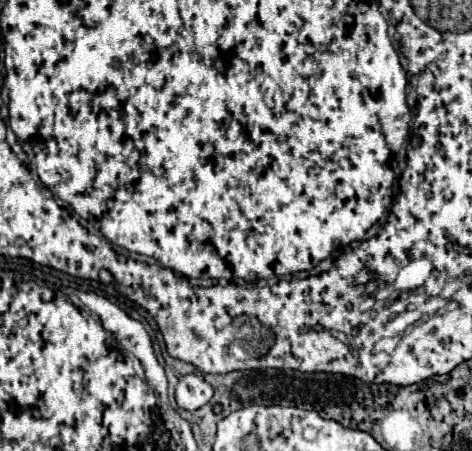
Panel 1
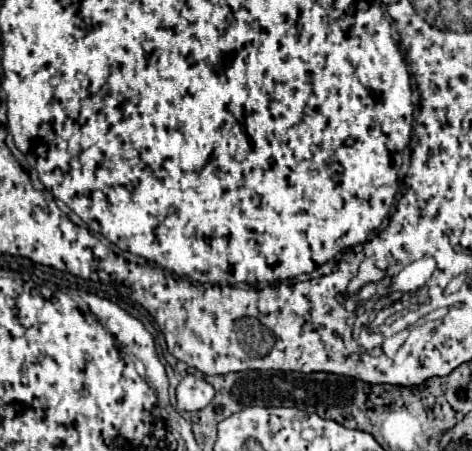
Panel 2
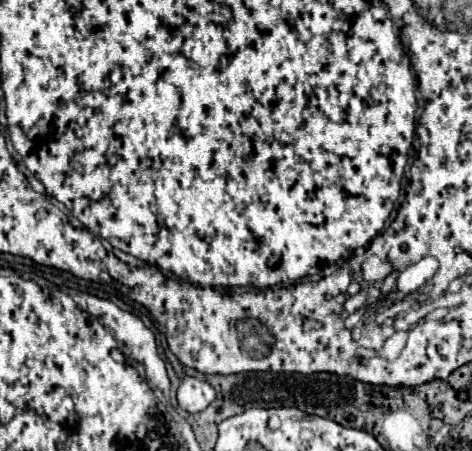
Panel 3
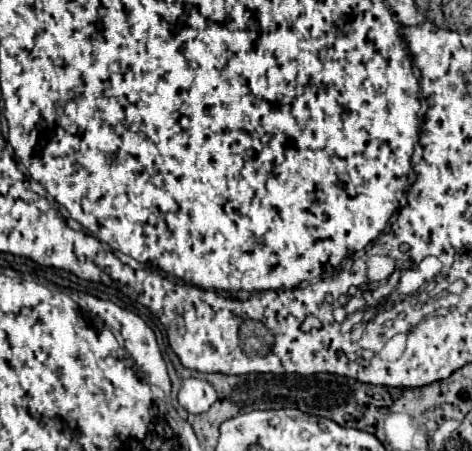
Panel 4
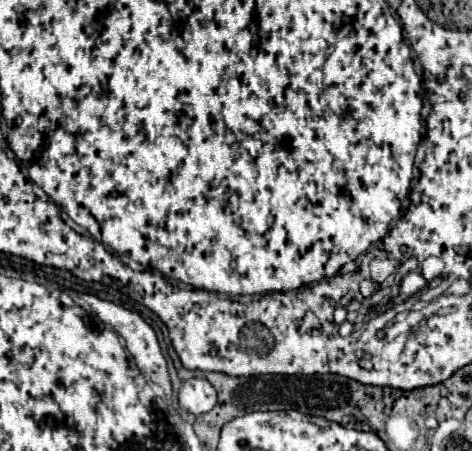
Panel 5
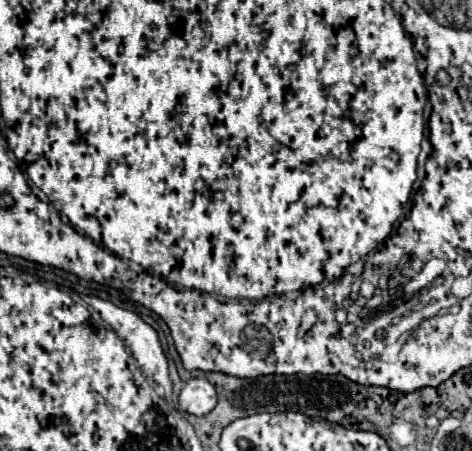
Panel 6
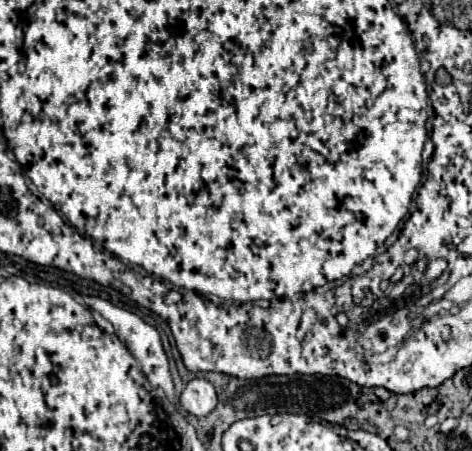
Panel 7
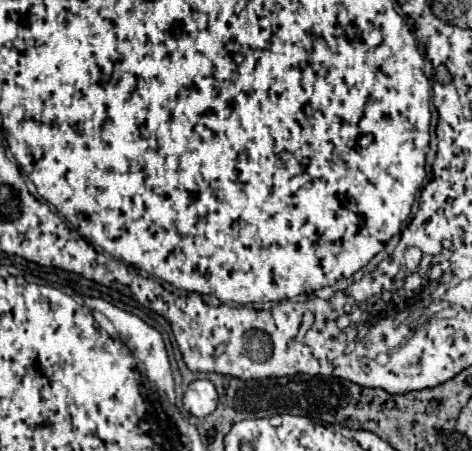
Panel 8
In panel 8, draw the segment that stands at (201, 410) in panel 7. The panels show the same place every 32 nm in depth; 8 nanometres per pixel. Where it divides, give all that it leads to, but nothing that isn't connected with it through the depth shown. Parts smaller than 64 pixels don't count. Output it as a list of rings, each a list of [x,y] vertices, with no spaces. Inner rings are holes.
[[[196,380],[188,386],[188,392],[184,394],[184,410],[190,412],[196,418],[204,418],[216,410],[218,394],[210,380]]]

